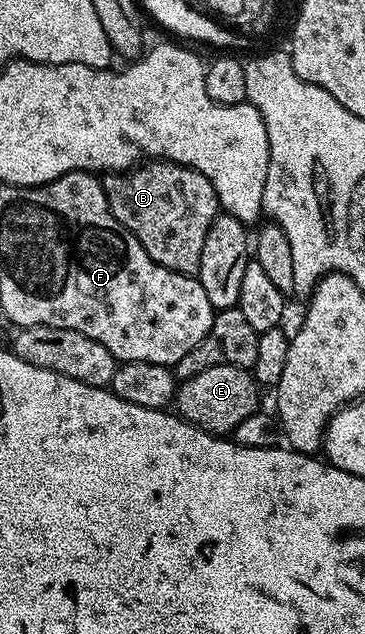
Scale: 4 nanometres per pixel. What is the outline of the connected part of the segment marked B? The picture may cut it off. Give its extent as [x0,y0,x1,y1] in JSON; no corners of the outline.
[101,161,221,276]

